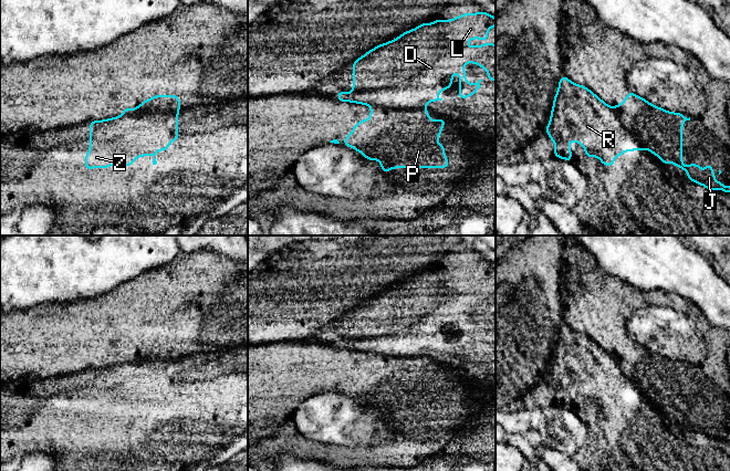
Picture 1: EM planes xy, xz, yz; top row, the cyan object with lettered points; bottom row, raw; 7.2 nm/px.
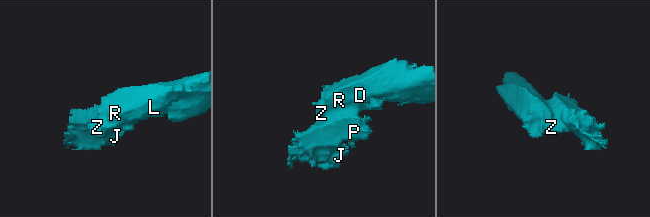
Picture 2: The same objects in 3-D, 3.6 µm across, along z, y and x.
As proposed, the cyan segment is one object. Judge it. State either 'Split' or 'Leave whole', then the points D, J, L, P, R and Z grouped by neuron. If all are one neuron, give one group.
Split. Groups: D L R Z / J P

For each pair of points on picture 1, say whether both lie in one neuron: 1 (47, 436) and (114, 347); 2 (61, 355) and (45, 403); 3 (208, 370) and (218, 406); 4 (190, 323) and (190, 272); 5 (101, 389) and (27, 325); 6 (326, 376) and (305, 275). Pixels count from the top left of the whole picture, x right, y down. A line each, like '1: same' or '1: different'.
1: different
2: different
3: same
4: same
5: different
6: different

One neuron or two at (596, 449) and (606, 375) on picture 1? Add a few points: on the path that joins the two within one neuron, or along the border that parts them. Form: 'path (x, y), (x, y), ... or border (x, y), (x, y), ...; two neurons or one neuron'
path (606, 430), (606, 394); one neuron

